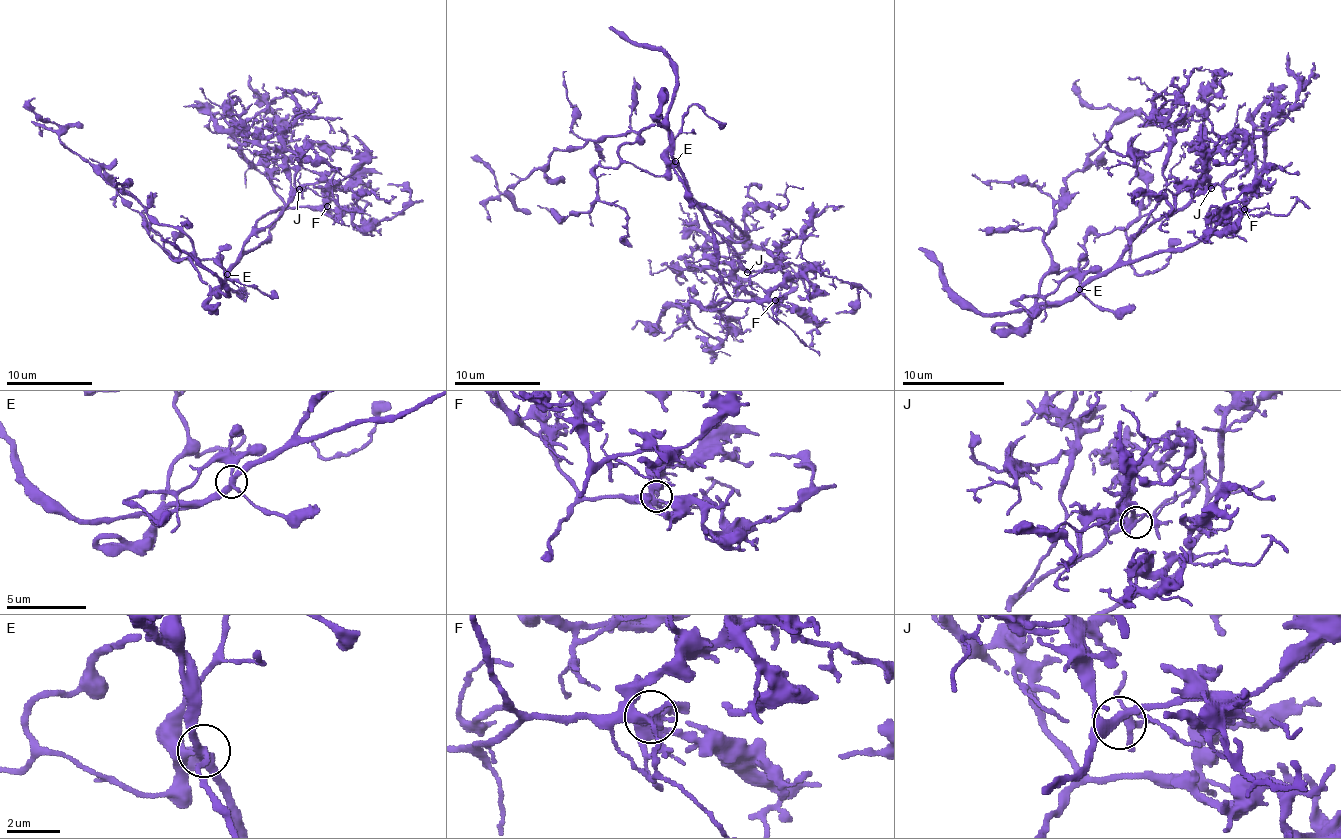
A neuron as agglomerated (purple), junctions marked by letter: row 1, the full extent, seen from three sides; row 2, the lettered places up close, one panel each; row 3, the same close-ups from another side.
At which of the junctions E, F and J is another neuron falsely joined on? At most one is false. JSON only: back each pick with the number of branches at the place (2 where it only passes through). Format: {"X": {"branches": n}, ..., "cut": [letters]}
{"cut": []}

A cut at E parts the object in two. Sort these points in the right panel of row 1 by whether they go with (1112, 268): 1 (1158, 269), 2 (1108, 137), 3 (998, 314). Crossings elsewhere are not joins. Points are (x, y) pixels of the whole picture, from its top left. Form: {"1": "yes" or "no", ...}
{"1": "no", "2": "yes", "3": "yes"}

